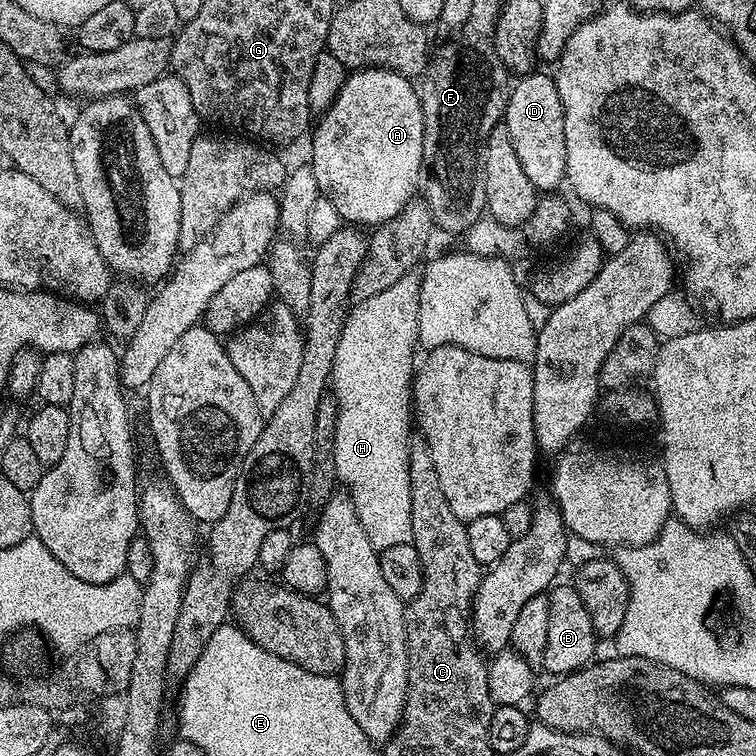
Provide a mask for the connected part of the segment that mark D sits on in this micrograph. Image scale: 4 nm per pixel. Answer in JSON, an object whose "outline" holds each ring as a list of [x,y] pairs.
{"outline":[[[533,70],[521,75],[511,85],[508,105],[504,107],[502,123],[510,130],[510,142],[514,142],[514,154],[526,172],[526,178],[541,193],[553,191],[555,184],[563,185],[566,177],[566,138],[564,137],[564,111],[562,98],[558,98],[558,86],[551,75]]]}

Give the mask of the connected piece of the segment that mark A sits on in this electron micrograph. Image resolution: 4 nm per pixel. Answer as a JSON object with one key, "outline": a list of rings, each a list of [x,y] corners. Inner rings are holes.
{"outline":[[[361,68],[353,71],[351,74],[345,75],[342,90],[338,90],[338,94],[334,98],[332,105],[322,113],[320,120],[315,121],[312,136],[312,157],[310,163],[314,170],[314,178],[318,178],[318,186],[320,187],[320,195],[323,199],[329,200],[334,206],[334,210],[338,210],[341,221],[351,222],[356,226],[375,226],[377,224],[385,224],[390,218],[394,218],[400,213],[404,207],[417,195],[418,189],[422,184],[422,169],[424,159],[422,158],[422,142],[424,141],[424,115],[422,114],[422,106],[420,105],[420,93],[417,85],[413,83],[409,77],[392,72],[388,68]]]}

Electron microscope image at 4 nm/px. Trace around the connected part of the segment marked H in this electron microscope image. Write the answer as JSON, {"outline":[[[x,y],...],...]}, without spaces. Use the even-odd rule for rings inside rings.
{"outline":[[[410,271],[398,282],[386,286],[382,294],[374,294],[374,298],[366,298],[361,304],[352,304],[350,311],[344,318],[342,334],[338,338],[338,350],[334,350],[334,366],[330,377],[330,392],[336,401],[338,418],[334,430],[334,466],[336,478],[341,485],[348,487],[346,494],[354,502],[354,510],[358,514],[358,522],[362,522],[362,530],[366,530],[366,538],[377,550],[390,546],[411,544],[412,527],[410,526],[410,454],[408,445],[408,420],[410,424],[410,401],[412,398],[412,382],[414,379],[414,363],[412,364],[412,351],[418,348],[418,298],[420,297],[420,278],[415,271]]]}

